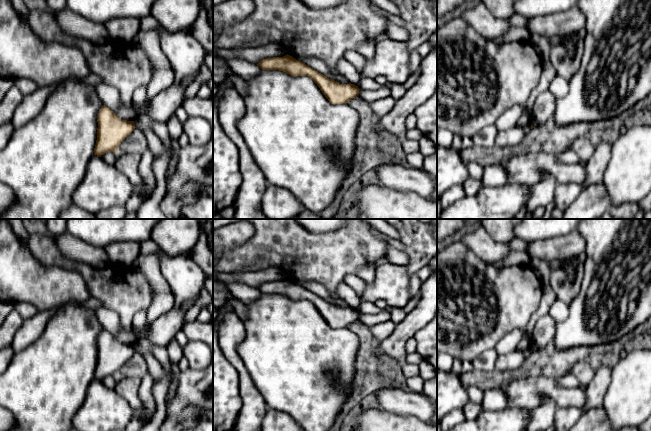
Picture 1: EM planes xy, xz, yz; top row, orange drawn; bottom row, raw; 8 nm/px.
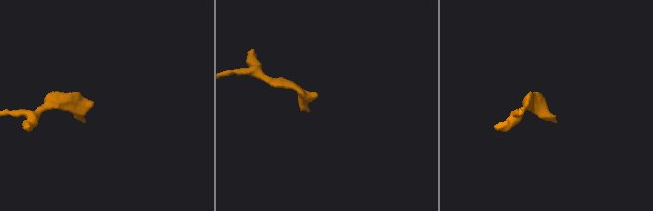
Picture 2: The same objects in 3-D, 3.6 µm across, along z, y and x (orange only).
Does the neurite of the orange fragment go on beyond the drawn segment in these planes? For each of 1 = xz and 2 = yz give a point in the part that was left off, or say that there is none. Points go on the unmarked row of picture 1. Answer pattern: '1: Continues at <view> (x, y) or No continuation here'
1: No continuation here
2: No continuation here

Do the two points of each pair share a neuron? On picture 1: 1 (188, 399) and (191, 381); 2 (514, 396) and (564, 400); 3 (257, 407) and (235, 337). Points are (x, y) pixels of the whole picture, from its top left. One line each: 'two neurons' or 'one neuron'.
1: one neuron
2: one neuron
3: one neuron

